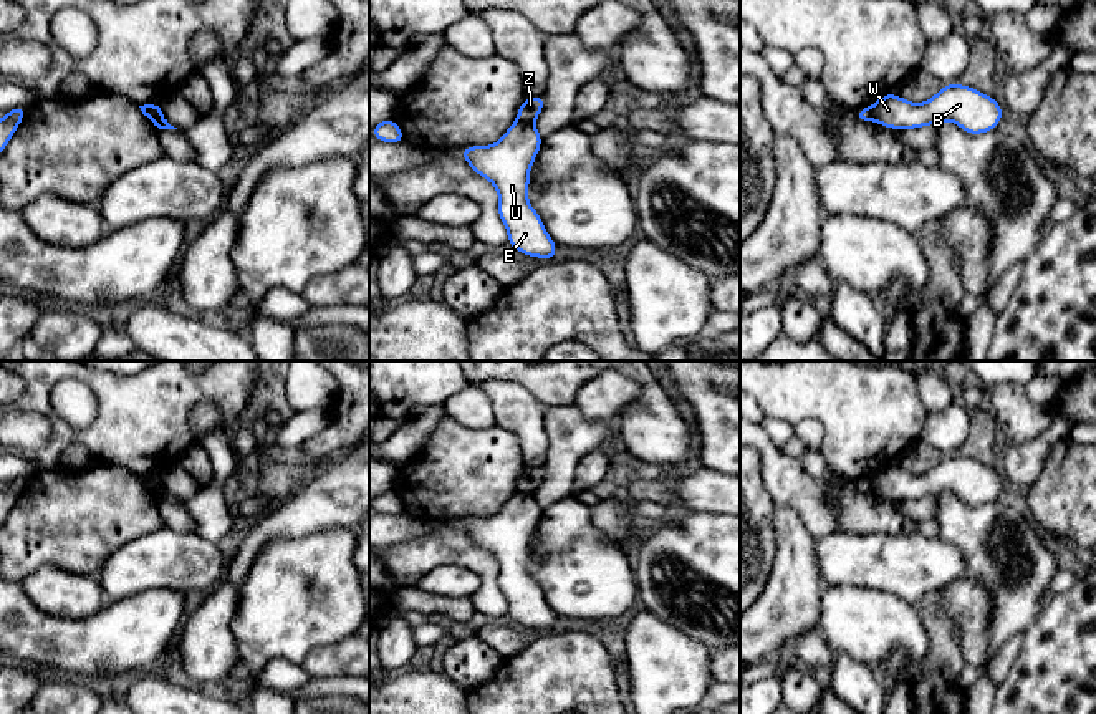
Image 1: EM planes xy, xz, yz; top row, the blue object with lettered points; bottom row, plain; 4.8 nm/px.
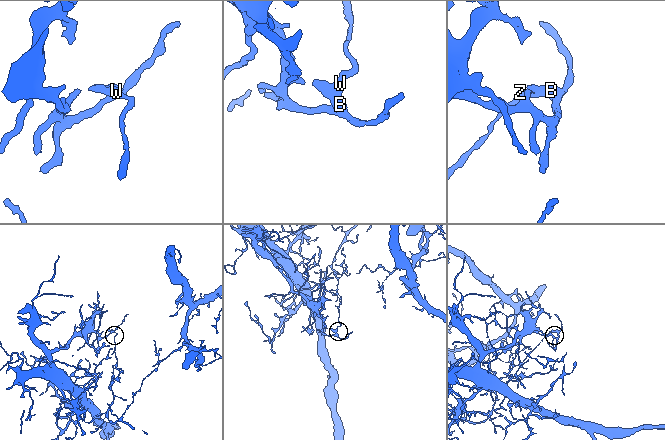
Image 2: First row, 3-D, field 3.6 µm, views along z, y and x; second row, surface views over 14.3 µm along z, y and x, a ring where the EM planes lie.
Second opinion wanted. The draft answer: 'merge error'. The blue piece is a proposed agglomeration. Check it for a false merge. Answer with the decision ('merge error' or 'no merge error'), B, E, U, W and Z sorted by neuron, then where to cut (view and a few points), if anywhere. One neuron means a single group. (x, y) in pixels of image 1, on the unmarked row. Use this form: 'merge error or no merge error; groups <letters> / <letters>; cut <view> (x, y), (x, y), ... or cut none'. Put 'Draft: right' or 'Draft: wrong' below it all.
merge error; groups B E U W / Z; cut xz (517, 491), (532, 494)
Draft: right

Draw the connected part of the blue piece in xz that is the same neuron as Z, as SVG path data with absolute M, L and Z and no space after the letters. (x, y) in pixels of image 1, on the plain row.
M526 467L517 482L517 492L520 494L535 494L538 485L543 482L546 475L545 467Z

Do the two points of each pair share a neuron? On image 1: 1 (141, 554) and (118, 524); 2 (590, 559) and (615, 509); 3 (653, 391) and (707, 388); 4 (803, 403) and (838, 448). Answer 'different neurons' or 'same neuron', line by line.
1: different neurons
2: different neurons
3: different neurons
4: same neuron

